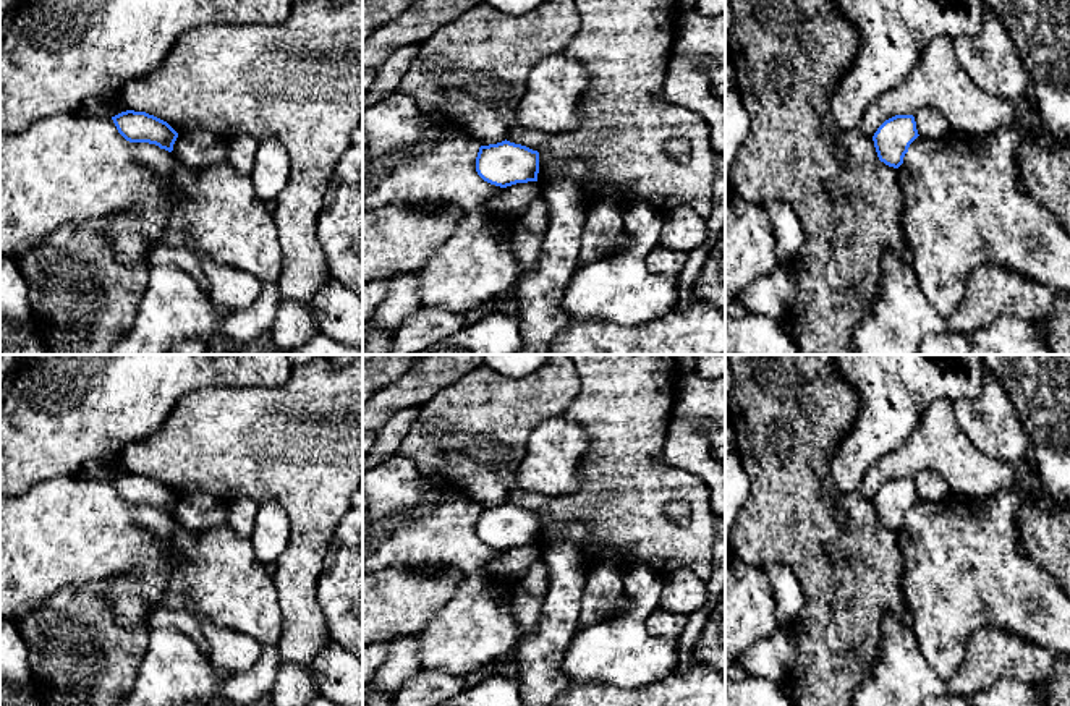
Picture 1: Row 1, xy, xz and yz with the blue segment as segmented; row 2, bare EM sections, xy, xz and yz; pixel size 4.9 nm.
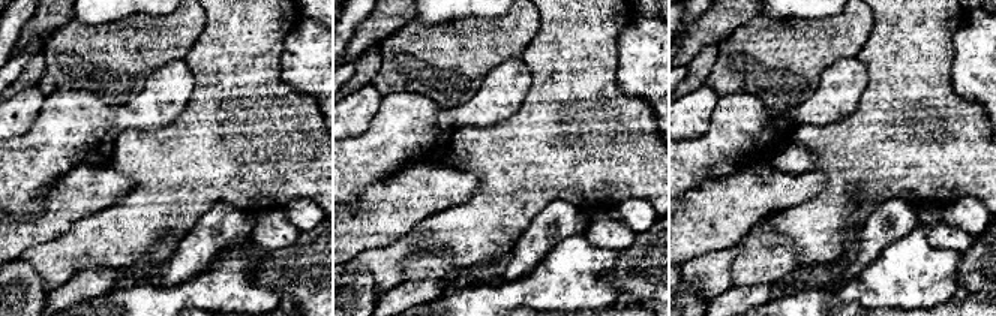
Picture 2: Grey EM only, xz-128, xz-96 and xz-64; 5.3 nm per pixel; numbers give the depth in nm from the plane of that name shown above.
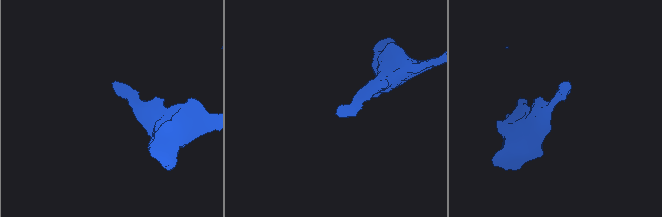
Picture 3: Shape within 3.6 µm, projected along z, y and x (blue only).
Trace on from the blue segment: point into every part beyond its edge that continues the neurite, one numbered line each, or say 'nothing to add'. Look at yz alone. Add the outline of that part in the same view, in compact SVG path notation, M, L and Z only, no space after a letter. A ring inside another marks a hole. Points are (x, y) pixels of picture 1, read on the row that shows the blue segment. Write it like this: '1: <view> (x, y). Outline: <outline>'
nothing to add

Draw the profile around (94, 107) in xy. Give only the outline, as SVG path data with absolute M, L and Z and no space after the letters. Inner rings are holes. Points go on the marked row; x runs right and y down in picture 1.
M87 99L78 113L91 117L115 117L126 110L130 110L130 107L123 100L108 104L99 99Z

